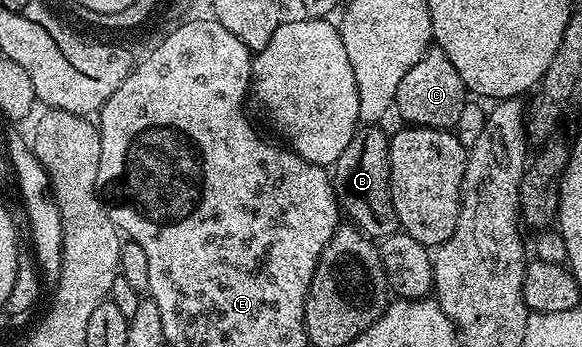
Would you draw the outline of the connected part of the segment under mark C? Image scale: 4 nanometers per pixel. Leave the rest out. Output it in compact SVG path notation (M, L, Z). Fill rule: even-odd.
M438 46L427 49L421 57L401 78L401 86L397 86L397 94L393 105L394 111L408 125L416 128L445 128L454 129L461 115L462 107L469 101L469 93L461 82L461 74L457 74L457 66L449 62L449 58Z

